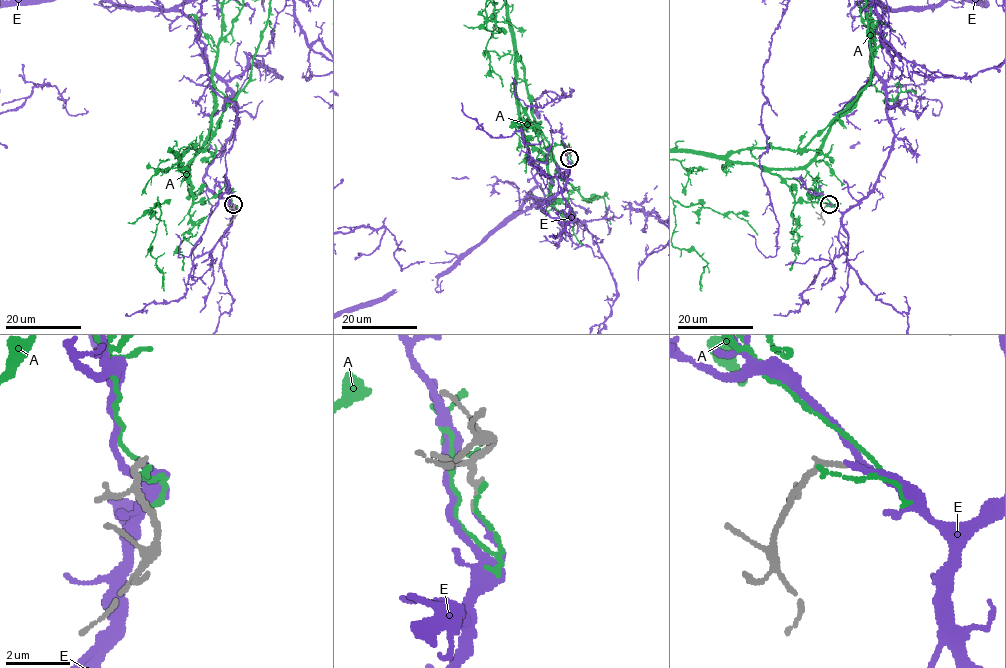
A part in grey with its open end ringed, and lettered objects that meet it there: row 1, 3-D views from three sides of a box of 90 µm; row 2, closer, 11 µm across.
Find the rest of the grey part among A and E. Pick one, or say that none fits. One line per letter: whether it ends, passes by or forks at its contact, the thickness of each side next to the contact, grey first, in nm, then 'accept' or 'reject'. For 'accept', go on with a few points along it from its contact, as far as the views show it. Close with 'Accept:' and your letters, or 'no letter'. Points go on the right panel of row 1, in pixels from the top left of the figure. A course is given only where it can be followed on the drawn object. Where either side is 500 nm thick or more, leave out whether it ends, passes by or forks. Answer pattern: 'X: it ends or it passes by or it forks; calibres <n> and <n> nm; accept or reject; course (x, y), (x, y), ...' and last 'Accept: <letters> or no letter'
A: it ends; calibres 240 and 130 nm; reject
E: it ends; calibres 180 and 160 nm; accept
Accept: E

